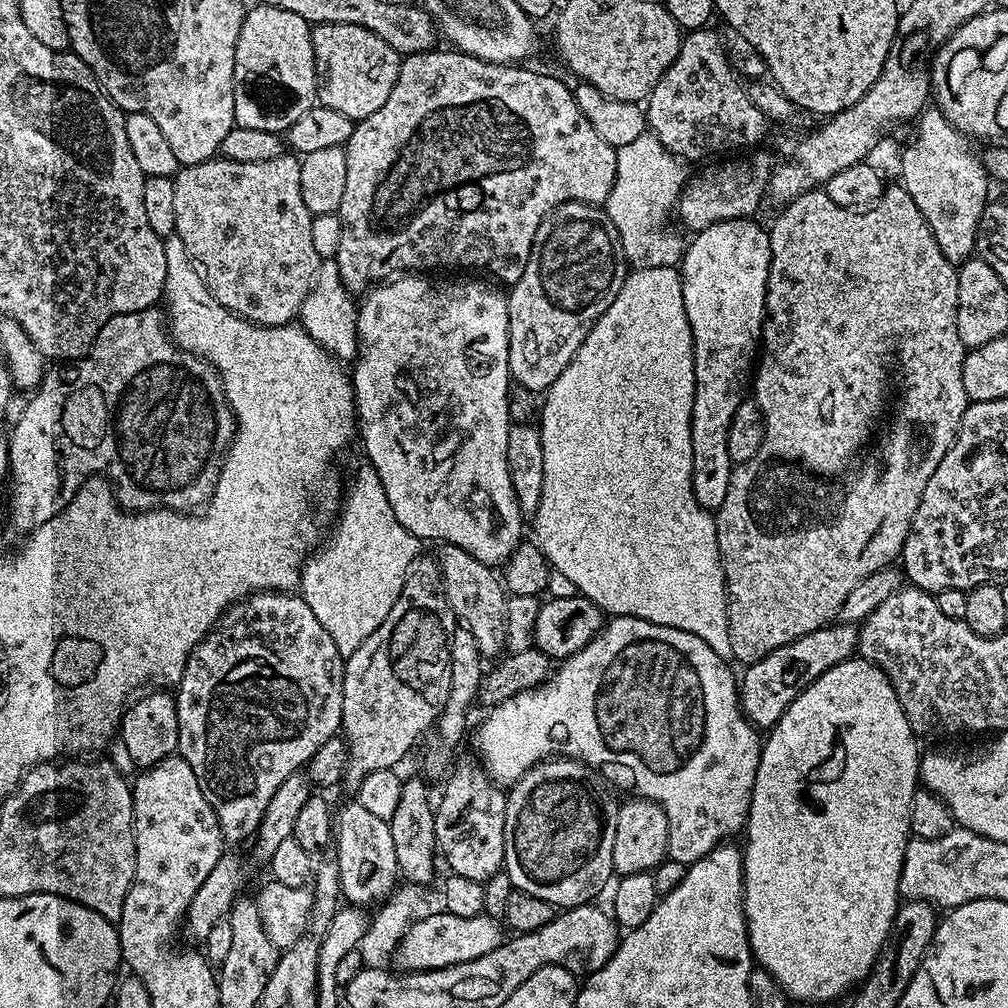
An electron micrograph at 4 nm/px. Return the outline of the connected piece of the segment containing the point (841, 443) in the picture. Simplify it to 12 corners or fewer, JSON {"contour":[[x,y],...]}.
{"contour":[[902,186],[770,224],[732,656],[904,550],[970,403]]}

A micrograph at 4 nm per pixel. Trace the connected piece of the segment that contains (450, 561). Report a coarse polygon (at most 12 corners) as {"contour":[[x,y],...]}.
{"contour":[[454,544],[444,592],[483,657],[507,643],[508,598],[489,565]]}

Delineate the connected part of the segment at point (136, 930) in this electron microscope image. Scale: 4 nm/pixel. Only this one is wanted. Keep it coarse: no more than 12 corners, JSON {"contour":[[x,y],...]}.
{"contour":[[173,754],[132,789],[123,949],[168,936],[226,847]]}

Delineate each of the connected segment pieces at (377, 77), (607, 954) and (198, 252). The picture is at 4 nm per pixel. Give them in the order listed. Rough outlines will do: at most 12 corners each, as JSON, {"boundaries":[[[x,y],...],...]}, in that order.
{"boundaries":[[[357,24],[312,28],[316,98],[354,122],[390,98],[401,53]],[[602,909],[561,911],[482,958],[520,984],[557,964],[597,972],[622,936]],[[300,160],[174,177],[175,235],[220,304],[297,319],[322,253]]]}

